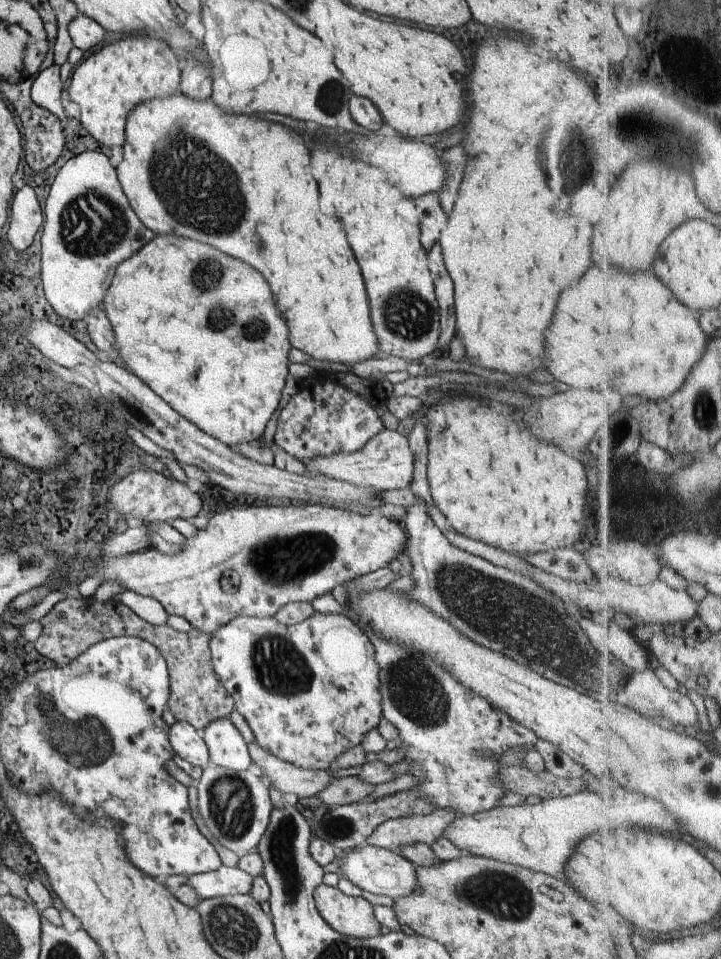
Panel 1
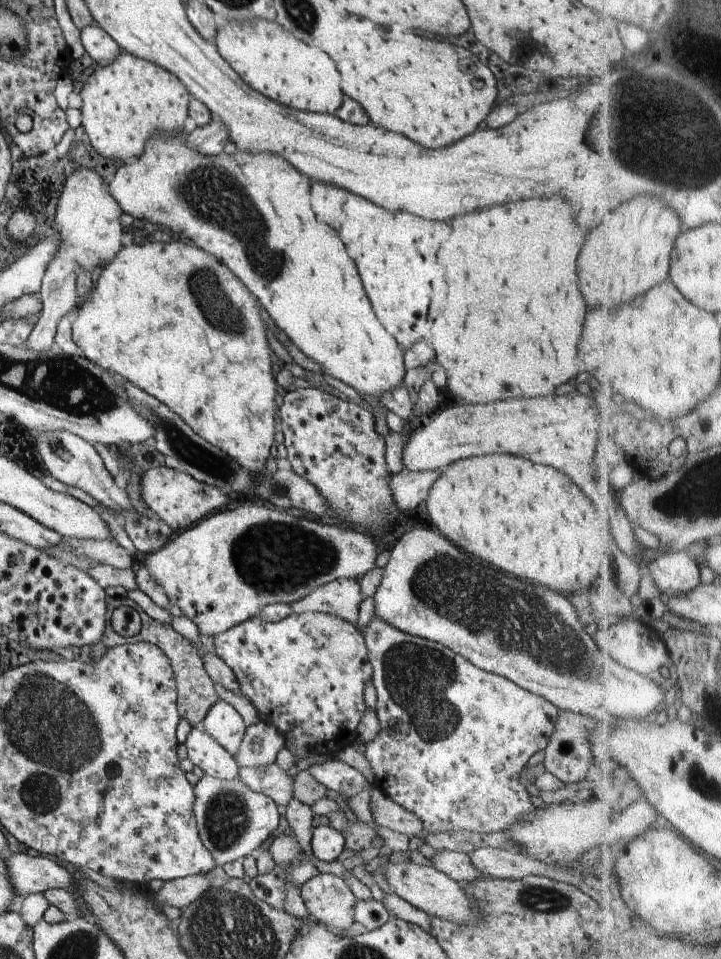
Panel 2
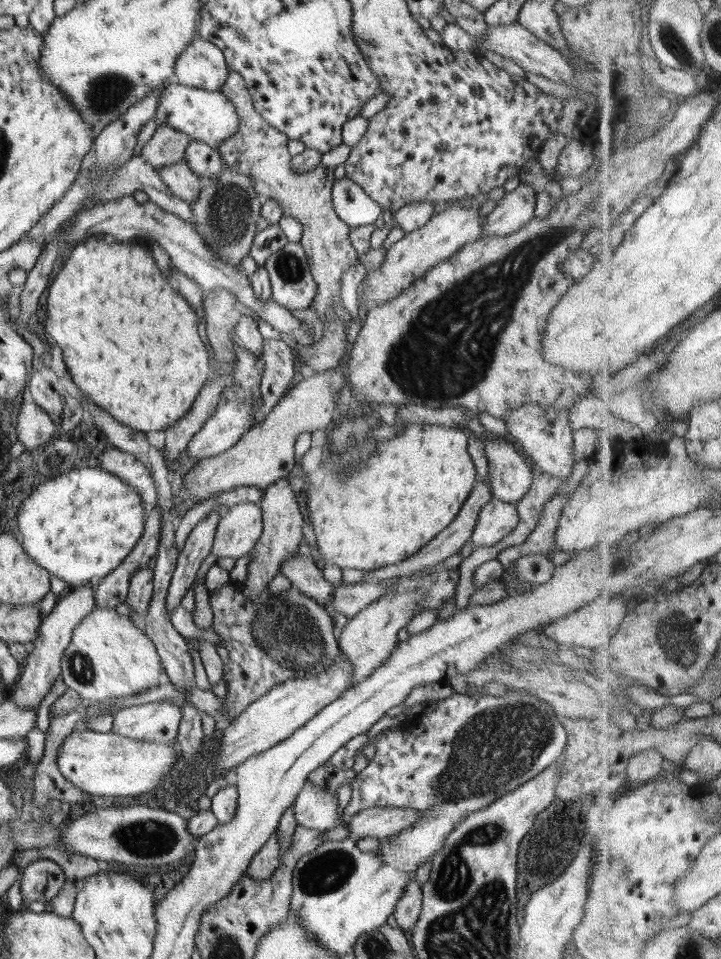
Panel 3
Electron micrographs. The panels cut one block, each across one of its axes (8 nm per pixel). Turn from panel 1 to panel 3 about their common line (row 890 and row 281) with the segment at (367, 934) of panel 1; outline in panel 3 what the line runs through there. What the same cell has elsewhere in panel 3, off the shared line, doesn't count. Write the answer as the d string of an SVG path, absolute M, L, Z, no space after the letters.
M232 71L226 79L225 85L221 90L236 107L236 114L238 114L239 130L230 138L219 144L218 152L222 152L226 165L232 170L238 171L240 174L247 174L253 180L253 187L255 191L263 198L263 200L276 199L277 203L281 204L283 216L296 217L298 222L303 224L303 235L300 240L305 255L309 260L309 267L314 282L317 284L316 296L313 303L309 306L316 311L322 323L328 321L342 321L334 311L333 304L341 302L340 288L342 284L342 274L359 262L359 254L355 251L350 243L350 225L346 224L337 214L333 207L331 190L335 181L334 169L324 167L322 164L316 168L298 174L291 169L291 154L288 153L287 141L288 138L281 130L274 128L268 124L266 120L258 115L253 105L253 100L250 91L246 88L246 83L239 72Z

